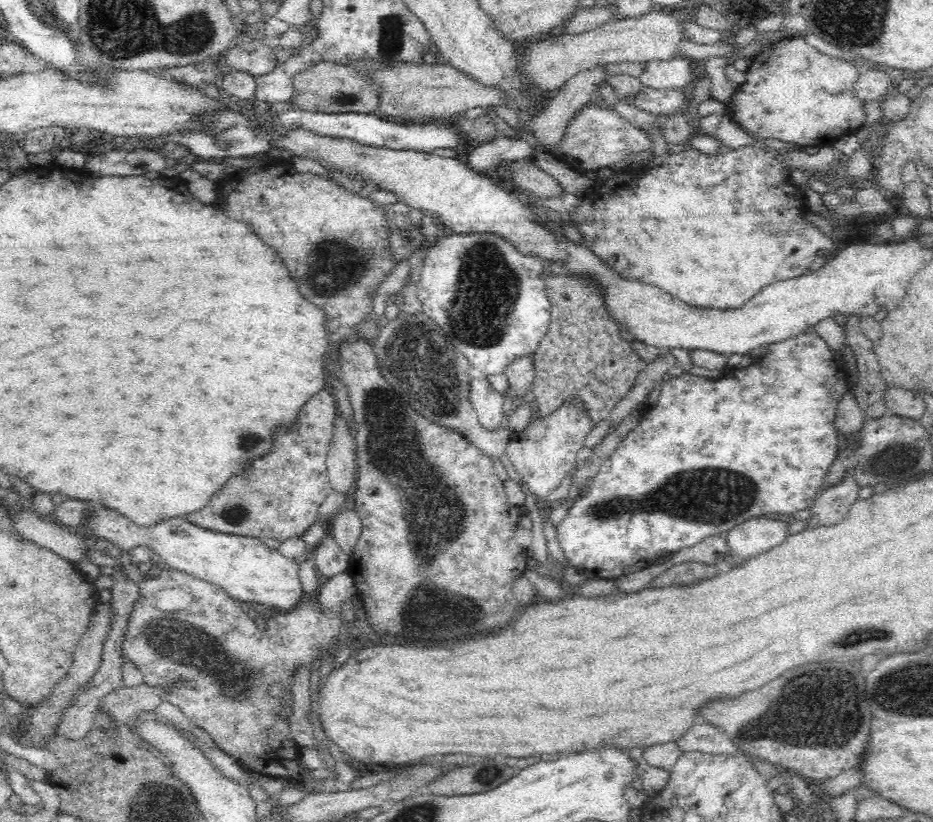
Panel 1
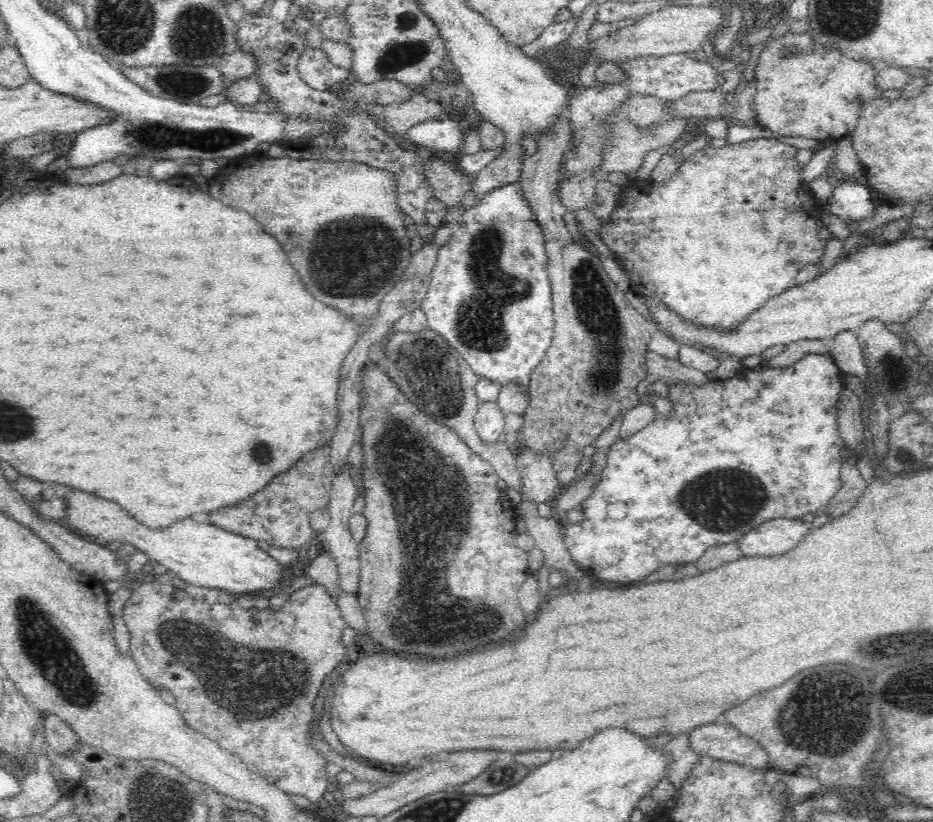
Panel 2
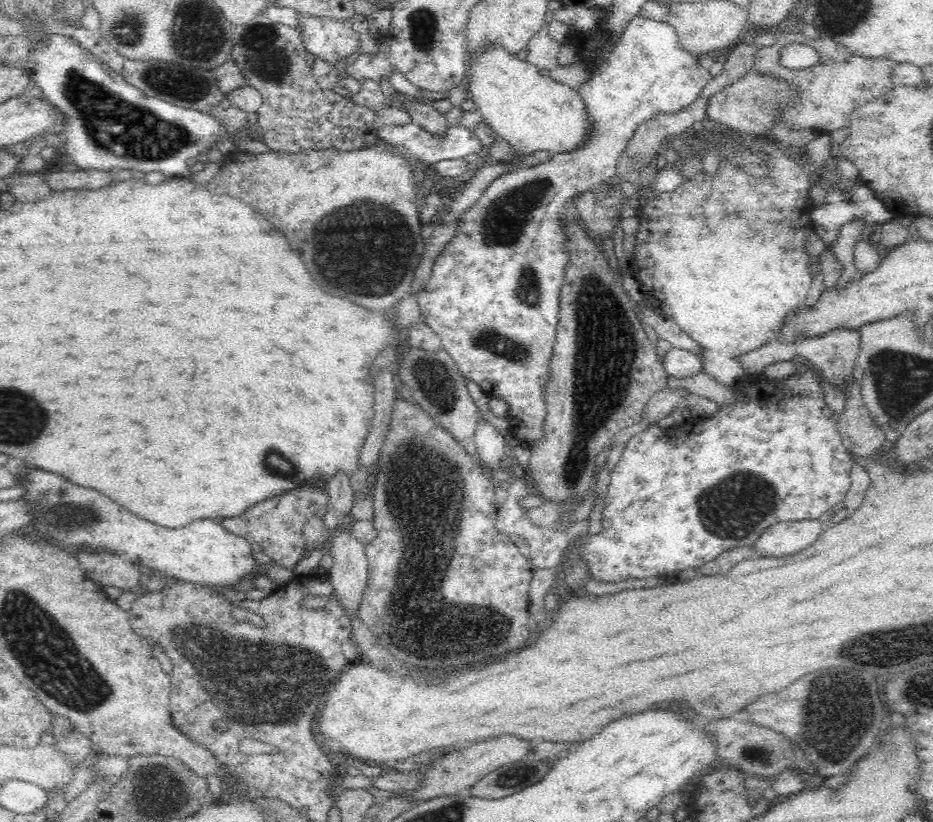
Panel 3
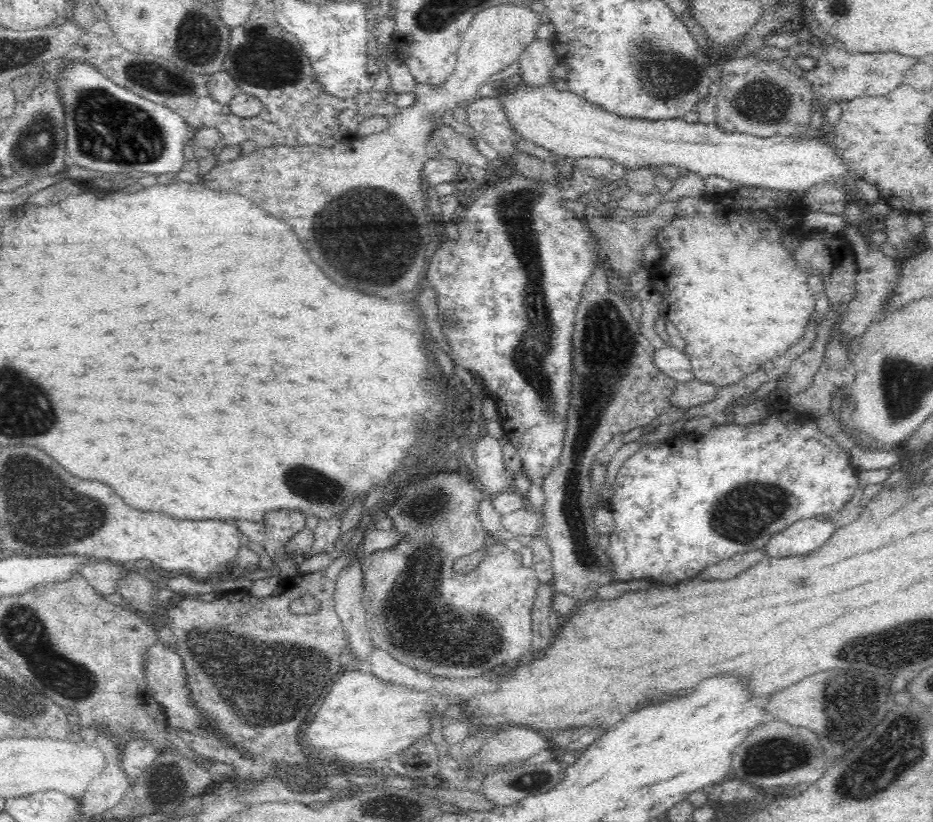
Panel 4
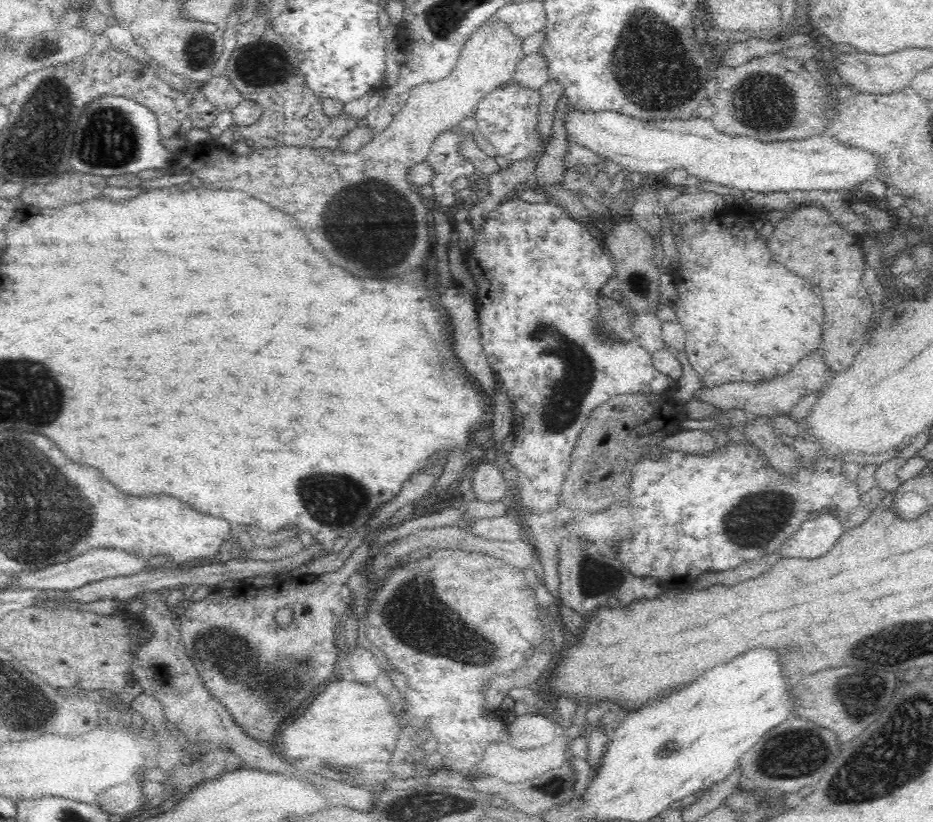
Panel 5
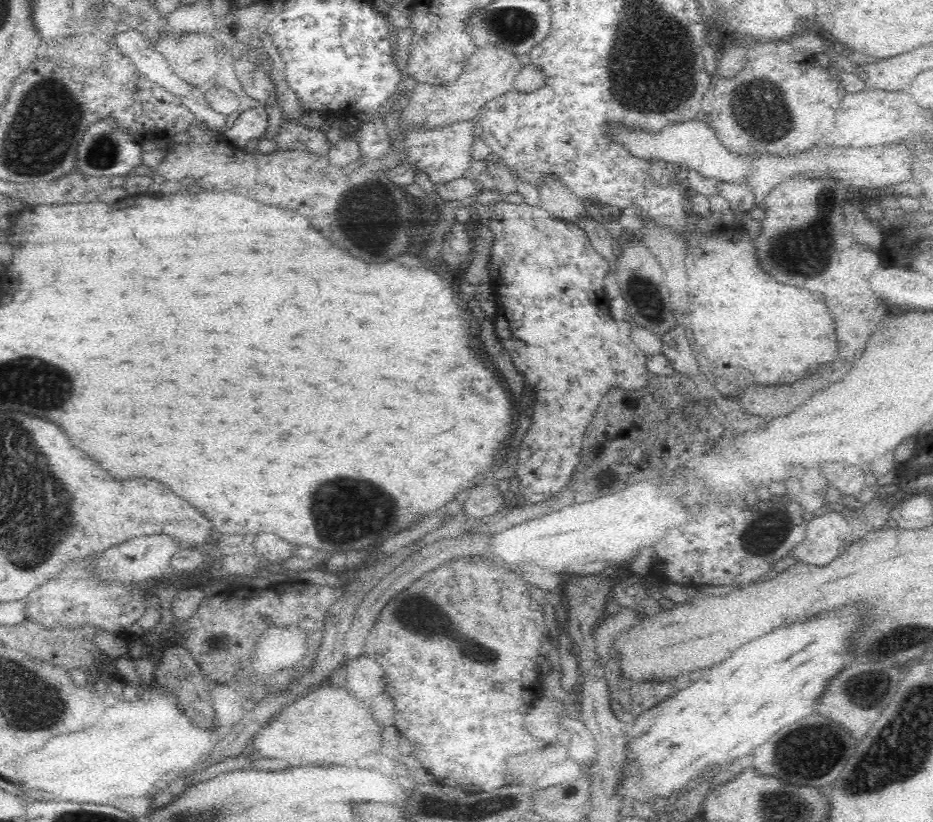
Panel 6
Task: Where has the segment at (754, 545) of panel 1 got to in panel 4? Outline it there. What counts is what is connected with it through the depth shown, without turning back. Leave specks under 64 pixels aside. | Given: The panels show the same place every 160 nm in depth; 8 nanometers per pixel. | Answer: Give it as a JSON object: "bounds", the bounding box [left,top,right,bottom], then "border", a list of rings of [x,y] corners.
{"bounds":[764,518,836,558],"border":[[[803,518],[786,527],[782,532],[773,534],[764,551],[767,556],[778,558],[808,554],[824,546],[836,529],[830,519]]]}

